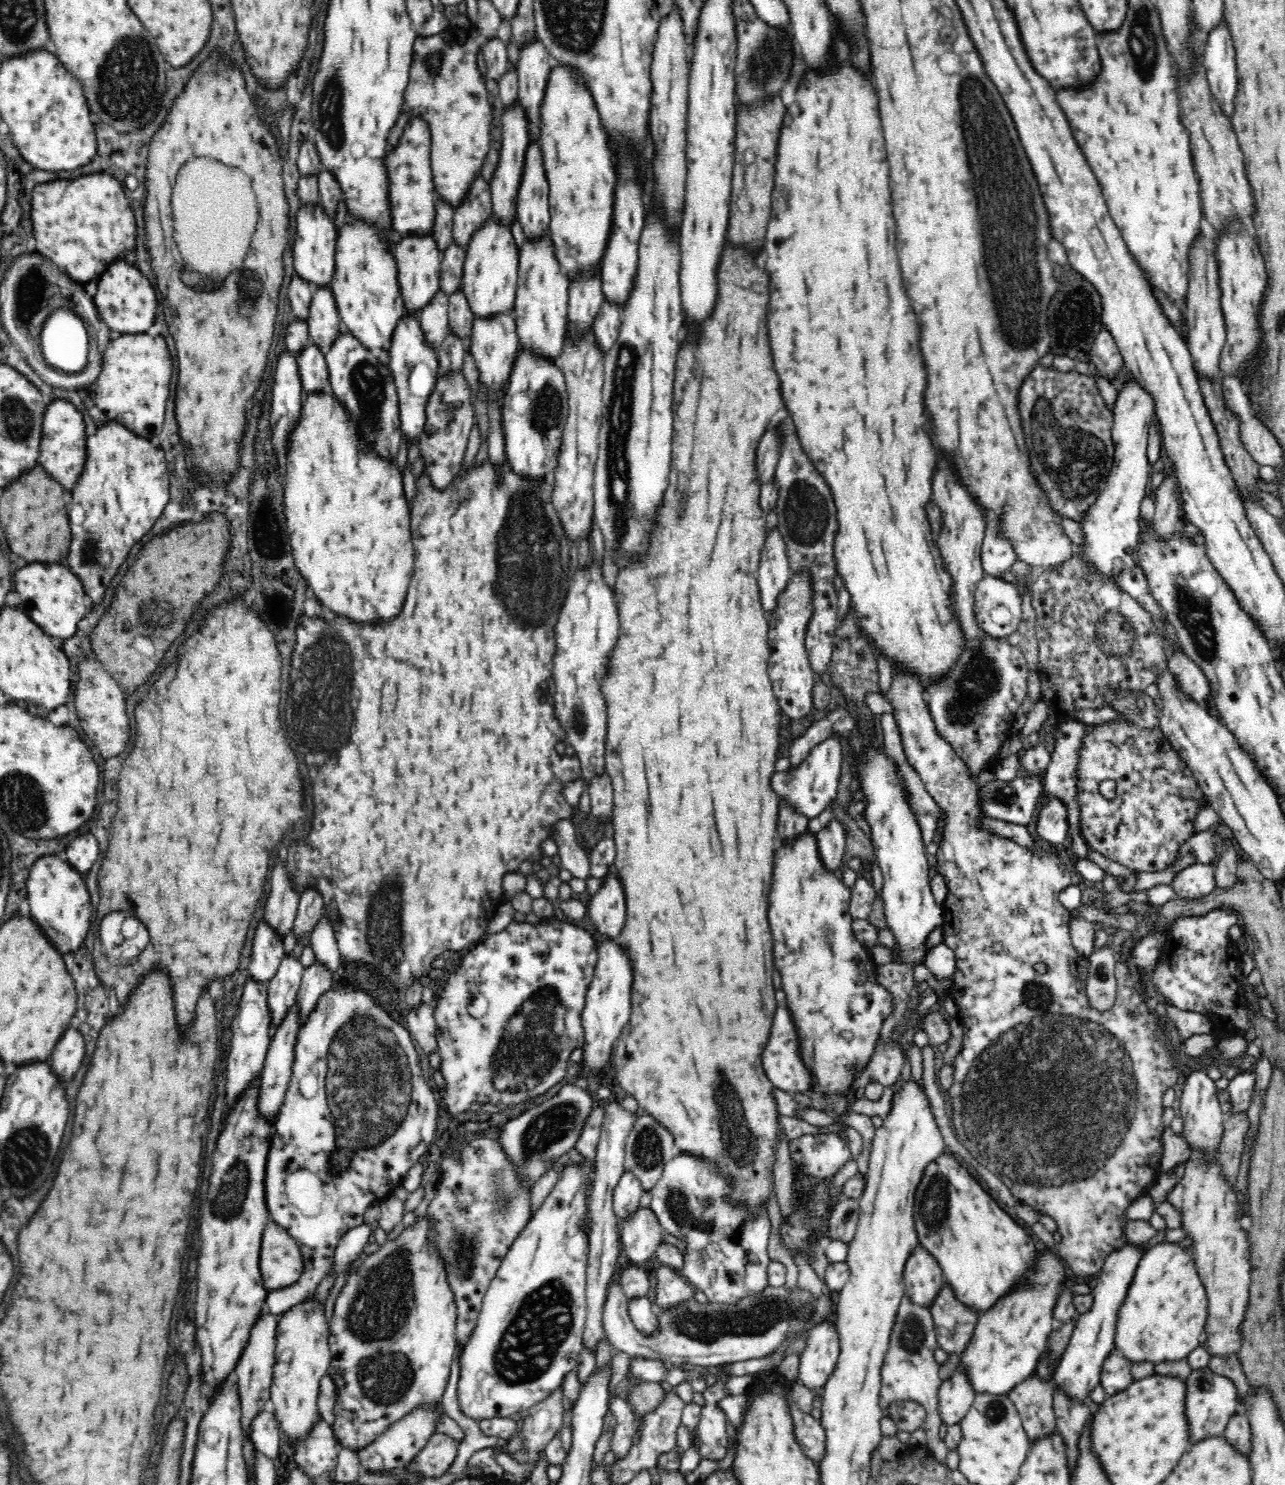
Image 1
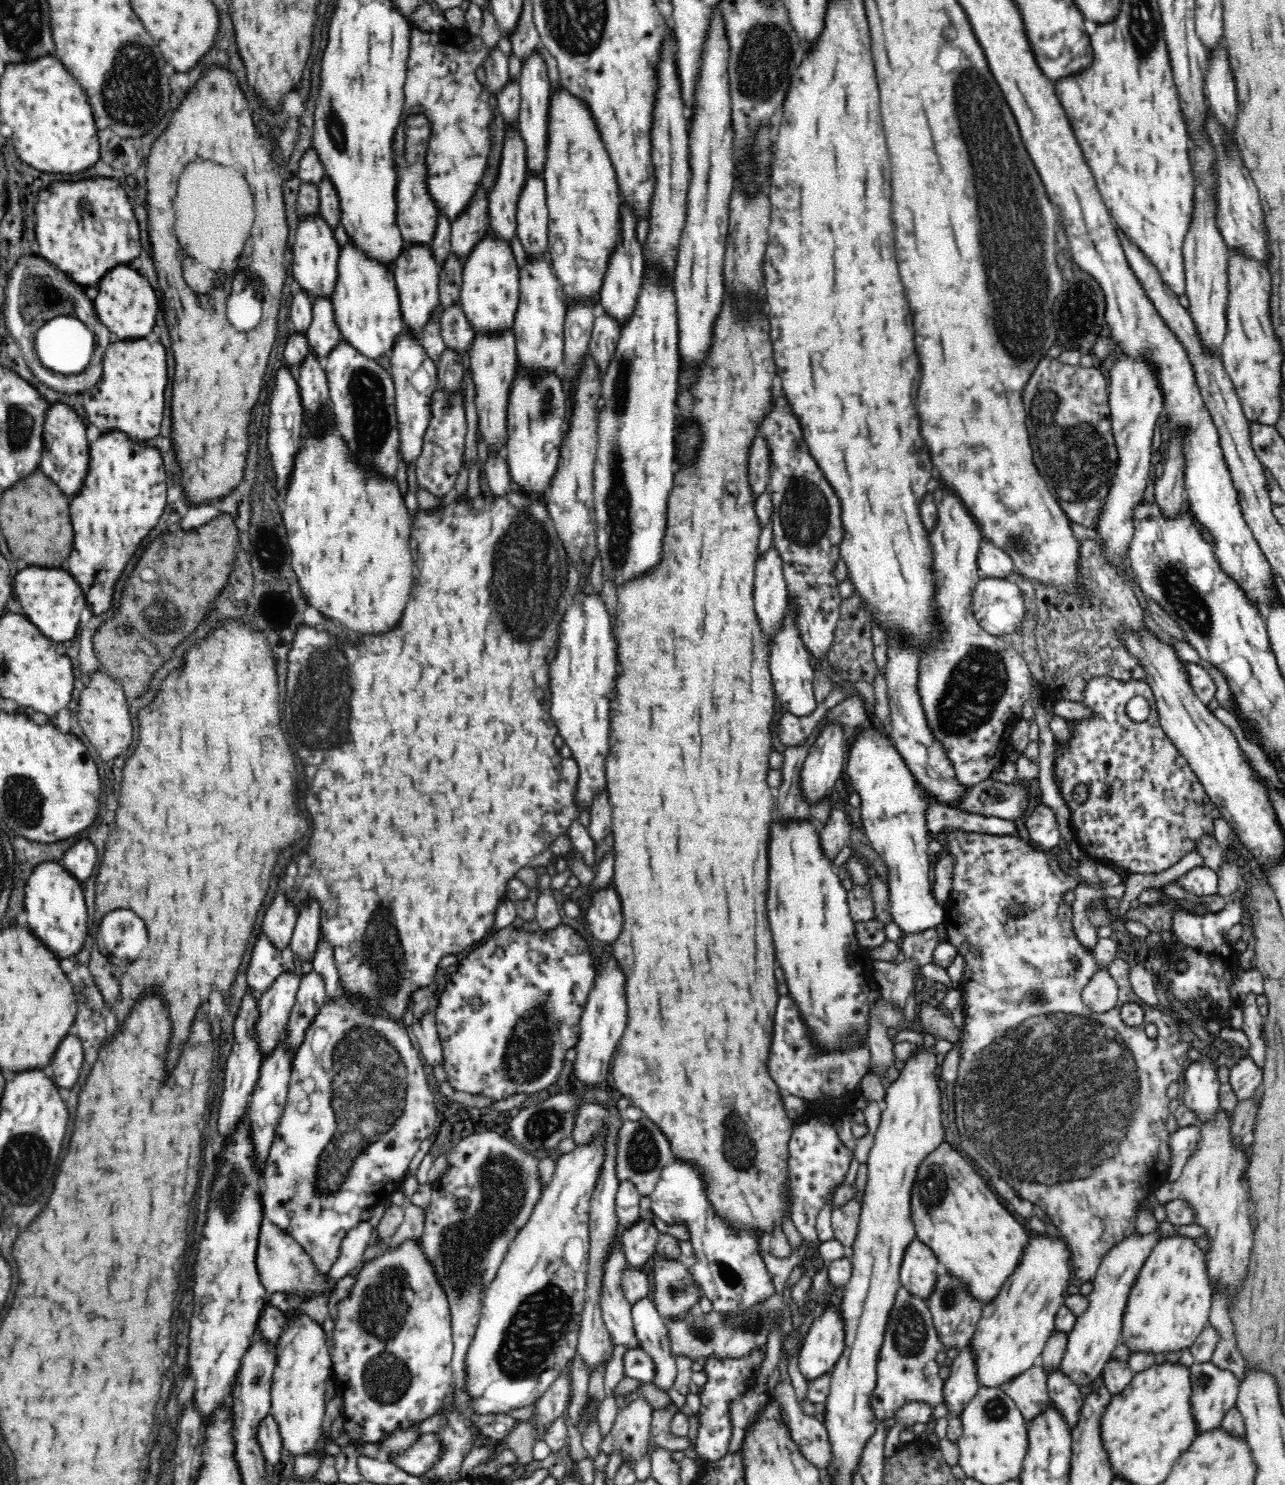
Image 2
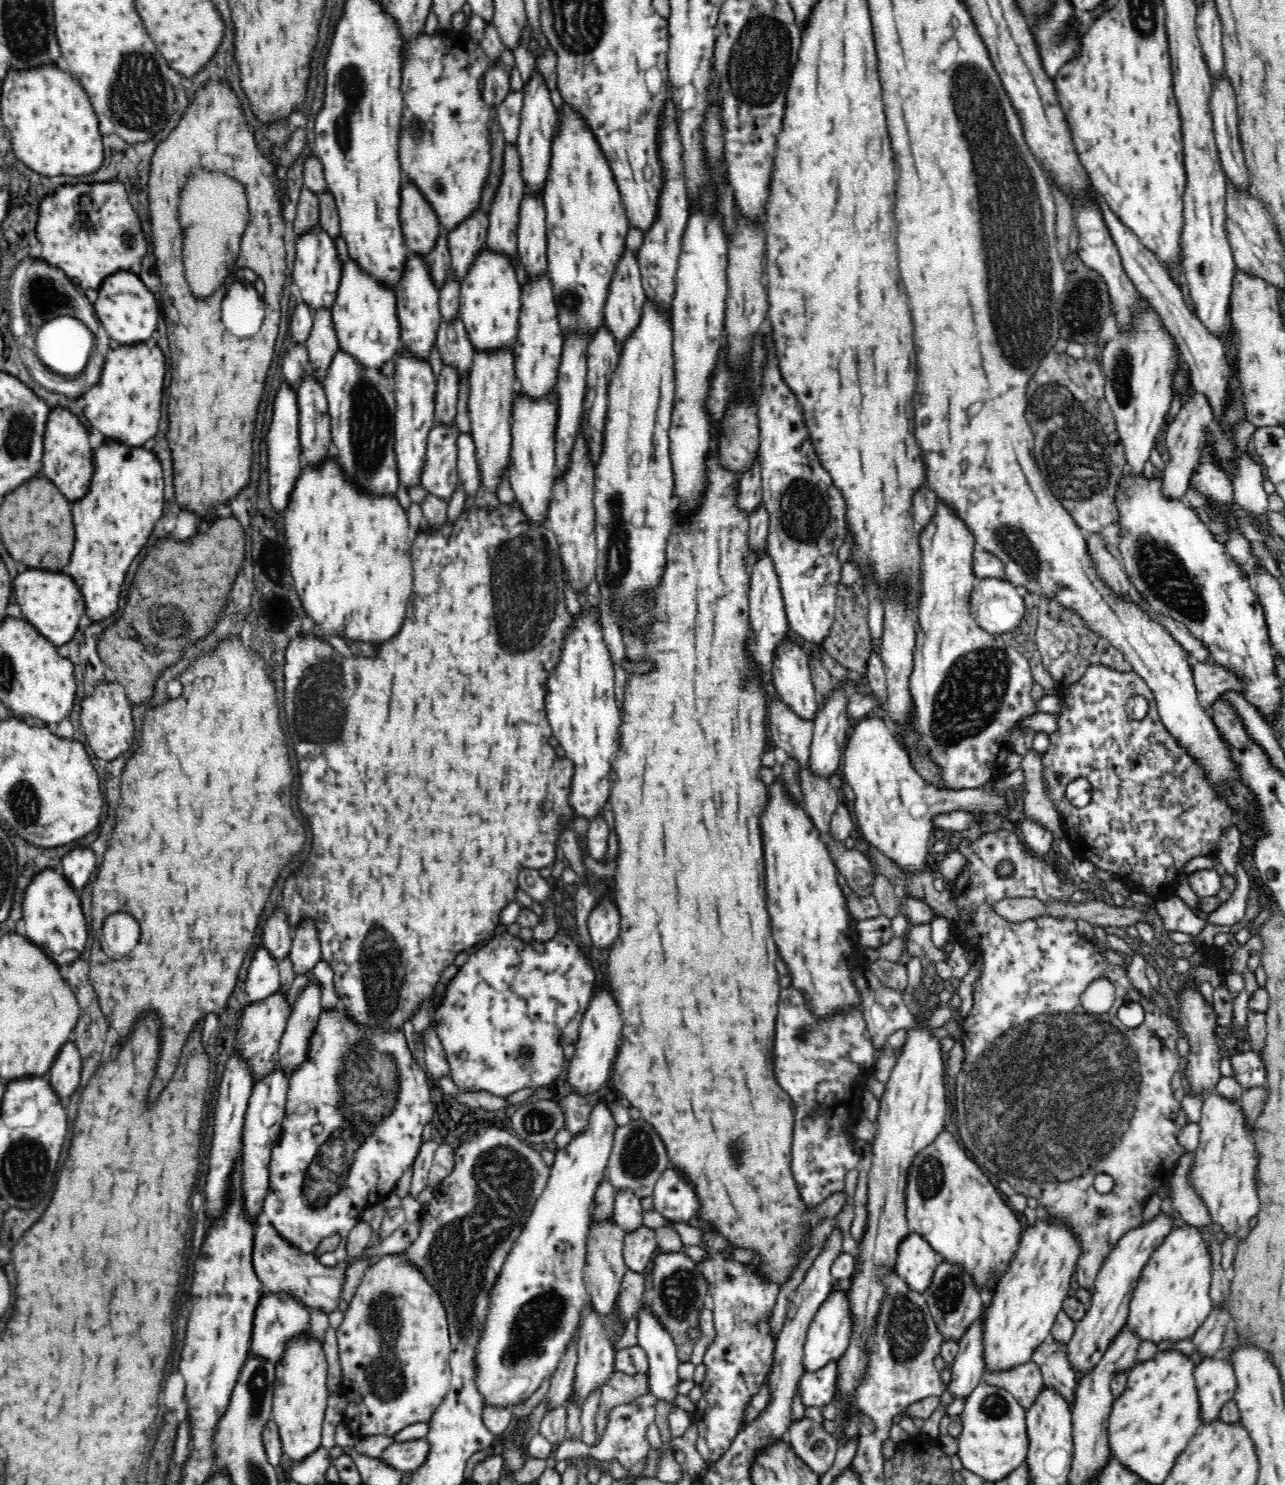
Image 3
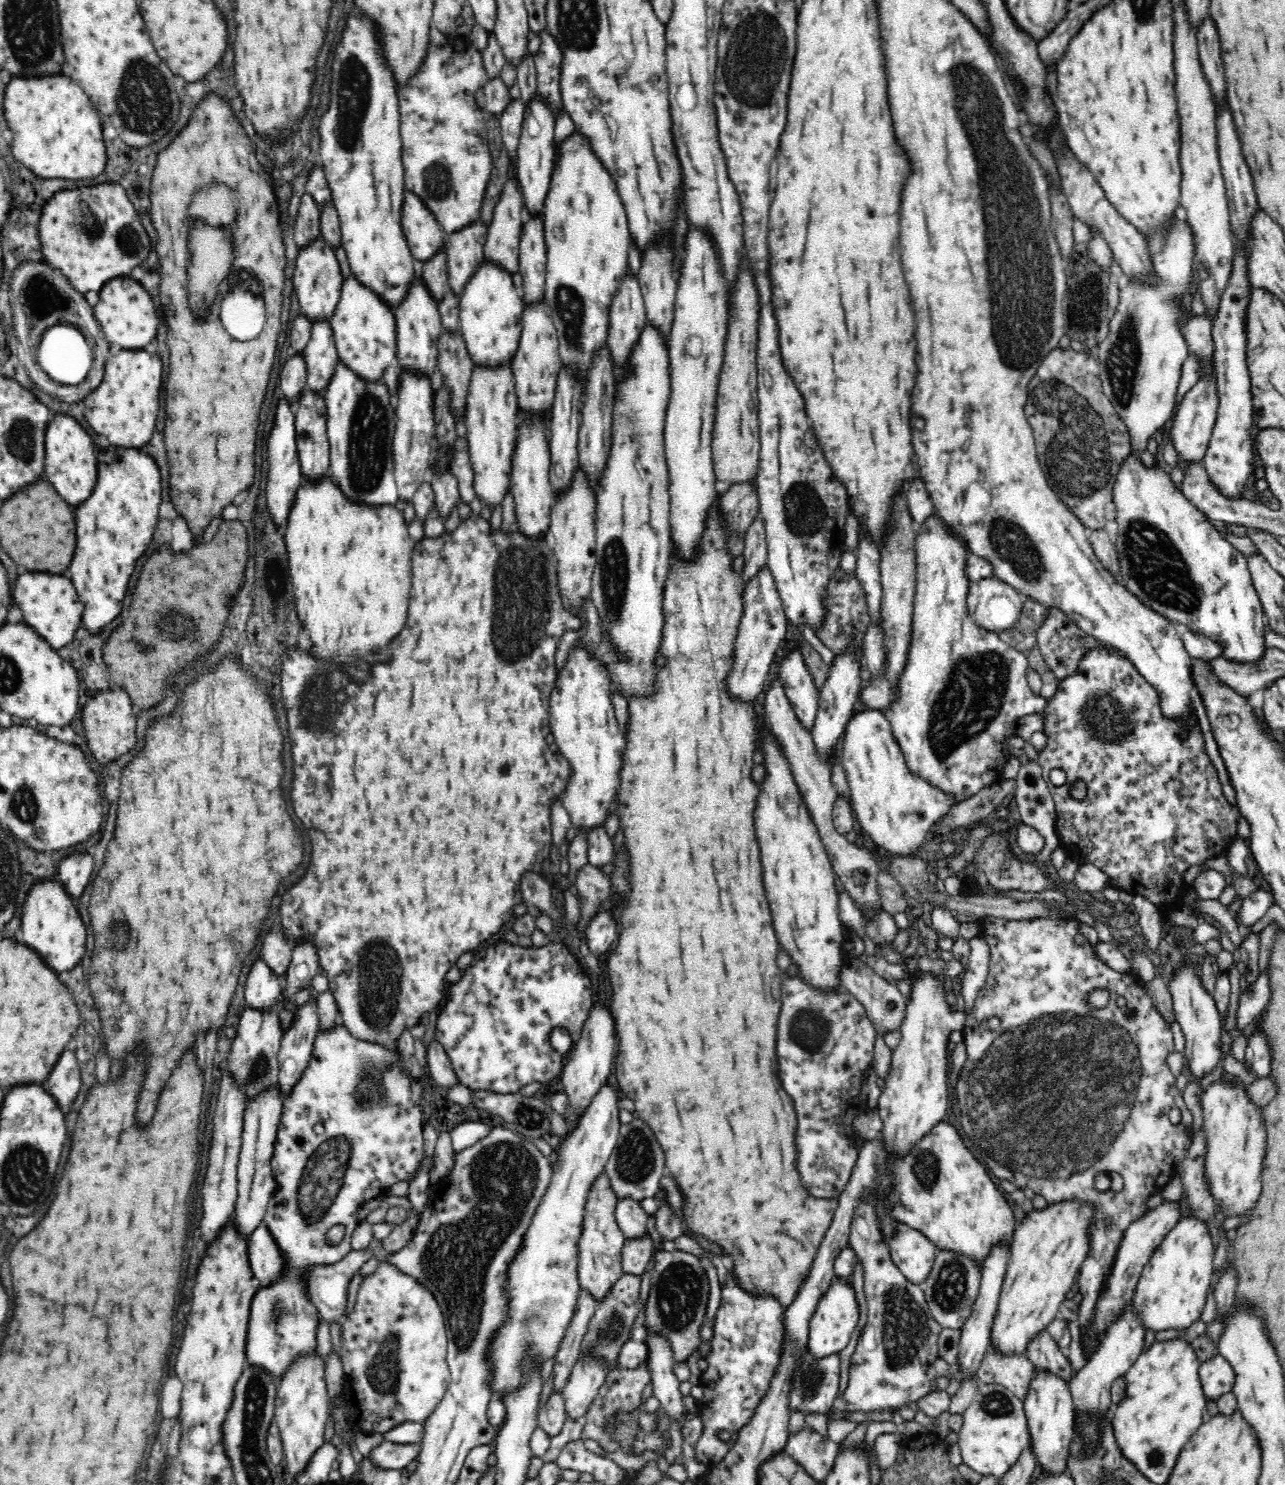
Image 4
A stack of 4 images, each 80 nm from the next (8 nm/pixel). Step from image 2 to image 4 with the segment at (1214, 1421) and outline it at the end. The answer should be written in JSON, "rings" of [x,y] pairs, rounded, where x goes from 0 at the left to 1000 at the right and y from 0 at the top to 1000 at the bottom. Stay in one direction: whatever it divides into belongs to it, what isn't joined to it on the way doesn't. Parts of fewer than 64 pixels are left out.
{"rings":[[[949,912],[935,917],[932,928],[935,931],[935,937],[939,944],[947,944],[952,939],[959,937],[961,931],[961,924],[959,919]]]}

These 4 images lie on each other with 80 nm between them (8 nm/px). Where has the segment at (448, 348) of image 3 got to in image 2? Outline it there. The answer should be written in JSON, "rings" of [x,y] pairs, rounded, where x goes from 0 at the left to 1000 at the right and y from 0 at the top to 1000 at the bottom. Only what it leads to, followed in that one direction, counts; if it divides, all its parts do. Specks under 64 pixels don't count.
{"rings":[[[358,202],[346,208],[343,220],[343,226],[349,234],[353,234],[358,238],[366,236],[370,222],[361,210]]]}

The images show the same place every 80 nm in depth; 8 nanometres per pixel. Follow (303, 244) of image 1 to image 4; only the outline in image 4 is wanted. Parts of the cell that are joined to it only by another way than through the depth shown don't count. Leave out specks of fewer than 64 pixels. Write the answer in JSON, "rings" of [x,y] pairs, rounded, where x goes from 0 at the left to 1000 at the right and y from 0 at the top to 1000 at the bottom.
{"rings":[[[247,158],[243,163],[240,163],[239,166],[232,167],[227,186],[228,195],[233,202],[233,209],[243,216],[249,214],[256,215],[258,211],[260,211],[265,201],[268,186],[260,170],[260,166],[257,166],[250,158]]]}

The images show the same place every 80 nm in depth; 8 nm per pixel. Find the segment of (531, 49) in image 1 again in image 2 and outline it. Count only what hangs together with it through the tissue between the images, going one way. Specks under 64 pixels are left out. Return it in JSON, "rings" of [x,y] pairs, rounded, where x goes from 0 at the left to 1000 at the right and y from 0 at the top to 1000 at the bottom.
{"rings":[[[419,34],[412,35],[406,39],[405,52],[404,88],[409,96],[410,114],[422,117],[425,110],[425,90],[426,90],[426,79],[428,73],[429,58],[426,54],[425,41]]]}

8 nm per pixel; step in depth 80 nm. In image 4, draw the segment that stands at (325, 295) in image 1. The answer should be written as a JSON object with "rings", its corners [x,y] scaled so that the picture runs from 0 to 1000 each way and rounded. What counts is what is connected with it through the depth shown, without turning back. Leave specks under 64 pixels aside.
{"rings":[[[255,214],[244,216],[241,229],[235,238],[239,246],[240,260],[251,266],[265,242]]]}

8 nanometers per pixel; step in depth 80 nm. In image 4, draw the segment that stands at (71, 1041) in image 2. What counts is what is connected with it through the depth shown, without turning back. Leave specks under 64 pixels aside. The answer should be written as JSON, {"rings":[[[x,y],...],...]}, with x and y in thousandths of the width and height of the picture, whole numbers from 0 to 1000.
{"rings":[[[51,707],[45,715],[45,718],[42,718],[42,721],[39,722],[35,727],[37,735],[38,735],[48,746],[48,749],[54,749],[54,745],[58,742],[58,739],[62,735],[62,718],[59,718],[59,711],[58,708]]]}

